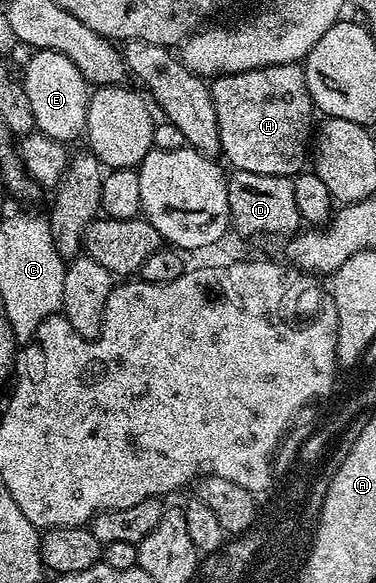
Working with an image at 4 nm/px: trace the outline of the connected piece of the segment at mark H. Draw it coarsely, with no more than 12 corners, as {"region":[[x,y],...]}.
{"region":[[301,63],[219,75],[233,171],[306,170],[315,108]]}

